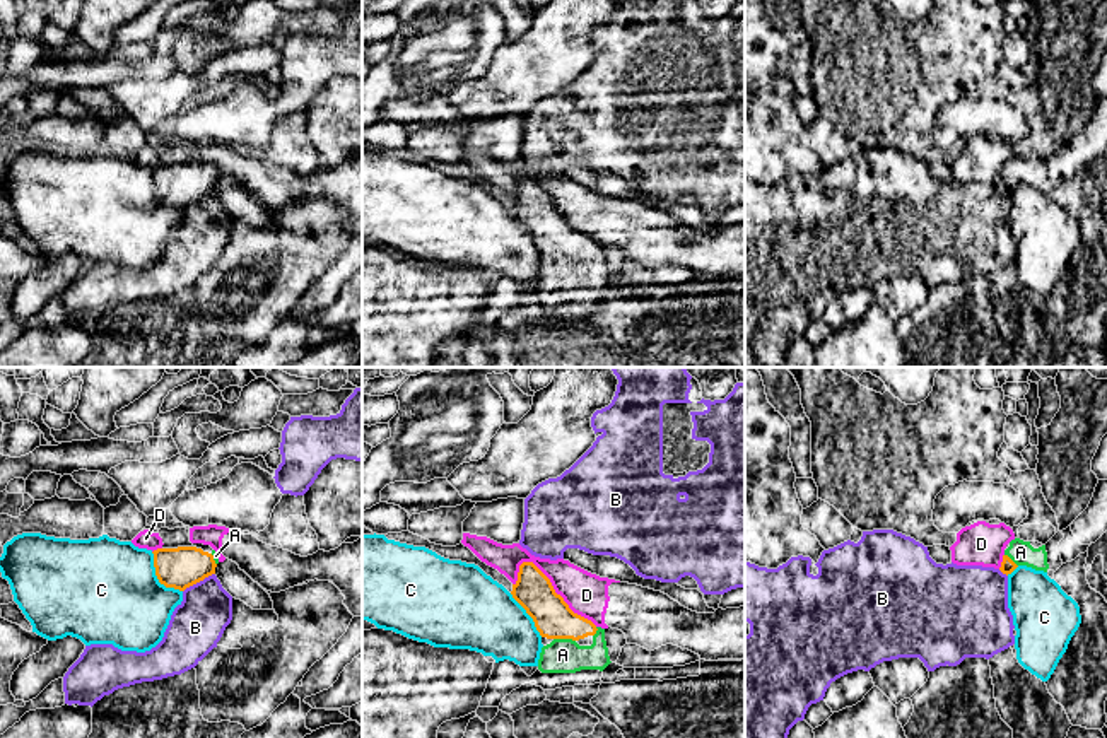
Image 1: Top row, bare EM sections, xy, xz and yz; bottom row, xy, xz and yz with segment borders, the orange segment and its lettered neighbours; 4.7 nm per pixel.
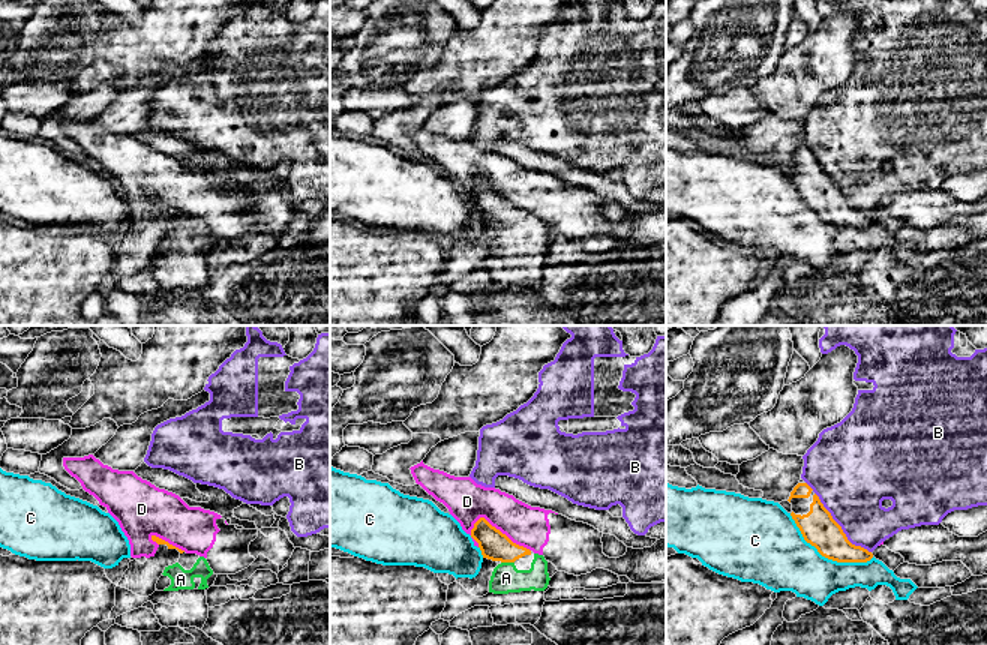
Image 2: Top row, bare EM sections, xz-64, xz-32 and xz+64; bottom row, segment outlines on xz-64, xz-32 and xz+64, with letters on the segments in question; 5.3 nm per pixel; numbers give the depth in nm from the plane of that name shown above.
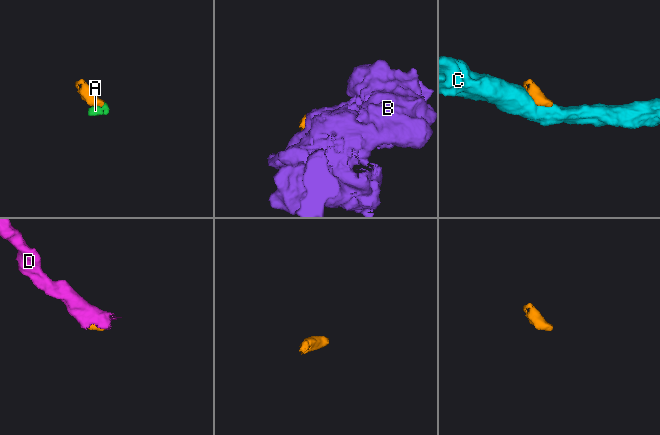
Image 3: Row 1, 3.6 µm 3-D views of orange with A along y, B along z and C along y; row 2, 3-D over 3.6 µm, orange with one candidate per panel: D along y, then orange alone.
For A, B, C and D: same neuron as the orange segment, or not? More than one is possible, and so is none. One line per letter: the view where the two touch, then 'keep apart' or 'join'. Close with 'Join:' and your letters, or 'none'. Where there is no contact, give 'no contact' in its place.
A: contact in xz; join
B: contact in xy; keep apart
C: contact in xy; keep apart
D: contact in xz; keep apart
Join: A

